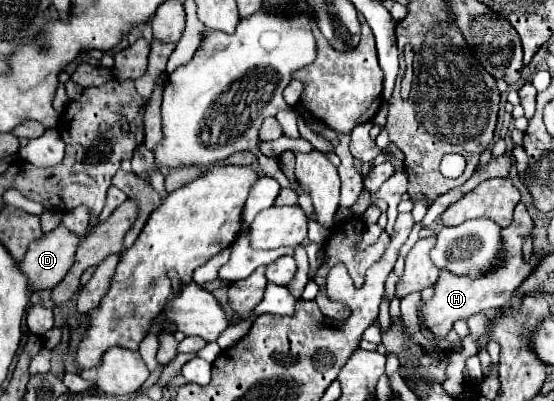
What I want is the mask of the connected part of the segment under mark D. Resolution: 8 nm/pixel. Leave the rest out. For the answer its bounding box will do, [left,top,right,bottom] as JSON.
[18,224,78,290]

